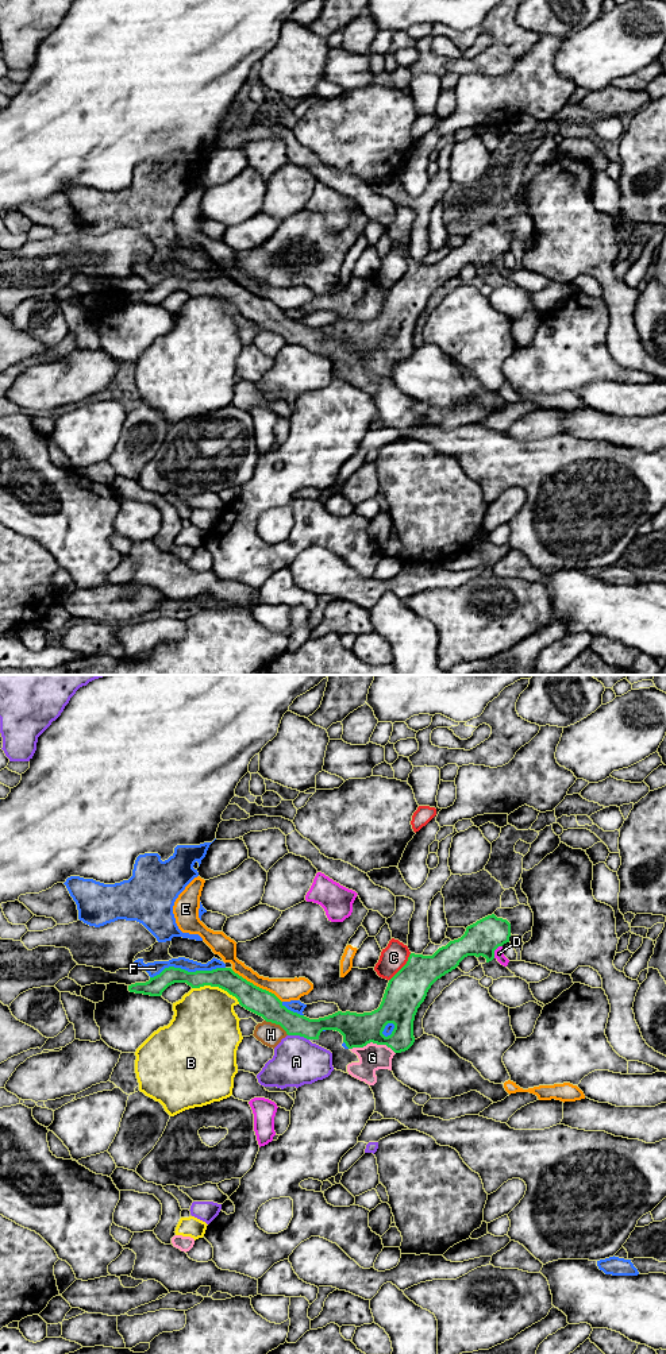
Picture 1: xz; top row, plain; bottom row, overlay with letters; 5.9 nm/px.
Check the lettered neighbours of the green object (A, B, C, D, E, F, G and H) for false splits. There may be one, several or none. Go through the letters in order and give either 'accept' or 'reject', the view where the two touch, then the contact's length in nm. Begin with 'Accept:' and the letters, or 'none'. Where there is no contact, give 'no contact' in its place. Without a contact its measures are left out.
Accept: G
A: reject; meets green in xz; contact 130 nm long
B: reject; meets green in xz; contact 300 nm long
C: reject; meets green in xz; contact 220 nm long
D: reject; meets green in xz; contact 90 nm long
E: reject; meets green in xz; contact 360 nm long
F: reject; meets green in xz; contact 460 nm long
G: accept; meets green in xz; contact 280 nm long
H: reject; meets green in xz; contact 170 nm long

